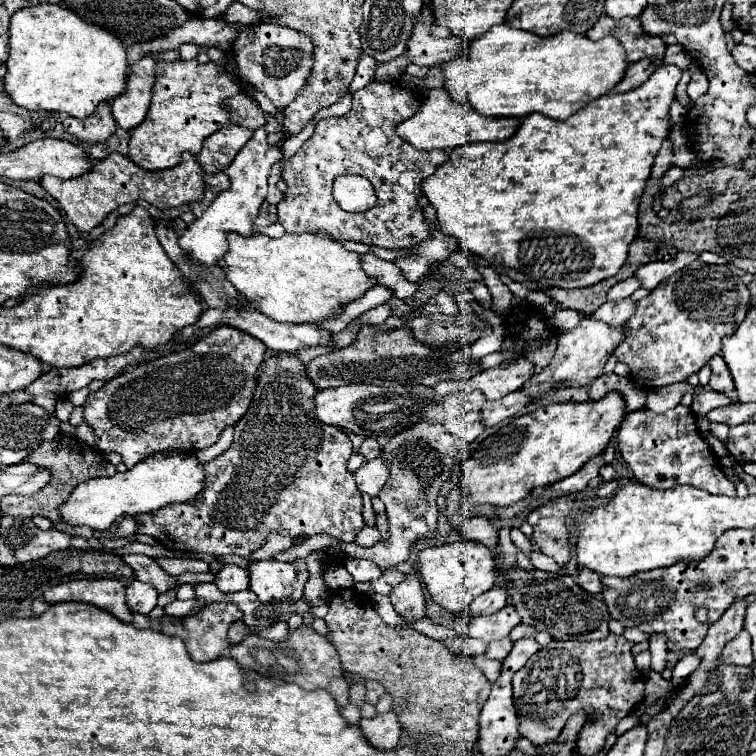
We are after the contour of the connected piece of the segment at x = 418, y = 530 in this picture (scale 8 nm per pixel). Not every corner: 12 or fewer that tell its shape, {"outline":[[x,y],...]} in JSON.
{"outline":[[418,423],[382,447],[390,539],[358,557],[392,569],[436,531],[464,441]]}

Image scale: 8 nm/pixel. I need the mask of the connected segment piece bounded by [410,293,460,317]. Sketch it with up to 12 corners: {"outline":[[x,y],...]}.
{"outline":[[438,293],[422,311],[414,315],[446,313],[458,315],[452,293]]}

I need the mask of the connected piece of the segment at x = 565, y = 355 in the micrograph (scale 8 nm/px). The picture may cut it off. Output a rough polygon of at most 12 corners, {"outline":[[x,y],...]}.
{"outline":[[584,317],[558,335],[544,373],[522,389],[550,395],[582,387],[624,339],[624,327]]}

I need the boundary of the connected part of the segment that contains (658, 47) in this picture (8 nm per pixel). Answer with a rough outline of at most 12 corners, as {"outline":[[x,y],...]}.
{"outline":[[602,15],[588,39],[616,37],[626,61],[664,65],[666,43],[642,31],[638,17]]}

